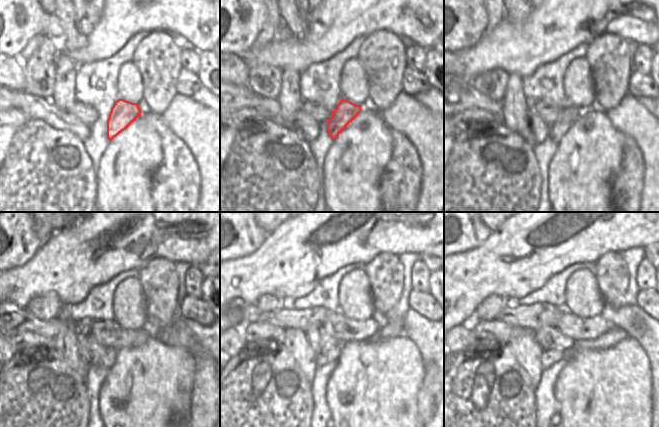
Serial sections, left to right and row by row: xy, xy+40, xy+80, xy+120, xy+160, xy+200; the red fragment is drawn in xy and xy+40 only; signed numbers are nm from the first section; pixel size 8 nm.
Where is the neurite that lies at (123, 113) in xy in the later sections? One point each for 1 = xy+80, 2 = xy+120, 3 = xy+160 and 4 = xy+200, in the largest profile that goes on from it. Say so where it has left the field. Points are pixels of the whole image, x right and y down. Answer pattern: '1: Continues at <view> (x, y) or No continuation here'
1: Continues at xy+80 (569, 114)
2: Continues at xy+120 (108, 359)
3: Continues at xy+160 (331, 356)
4: Continues at xy+200 (548, 356)

